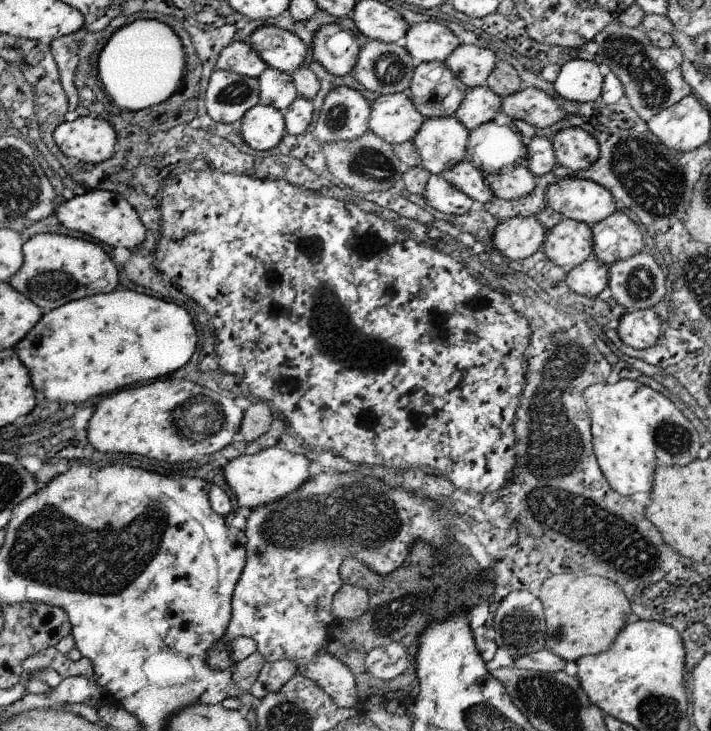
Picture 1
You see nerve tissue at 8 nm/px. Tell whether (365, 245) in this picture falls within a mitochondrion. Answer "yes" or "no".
no

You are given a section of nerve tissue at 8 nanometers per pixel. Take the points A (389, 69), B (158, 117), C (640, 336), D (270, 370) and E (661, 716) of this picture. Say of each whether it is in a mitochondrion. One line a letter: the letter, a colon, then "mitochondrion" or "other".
A: mitochondrion
B: other
C: other
D: other
E: mitochondrion

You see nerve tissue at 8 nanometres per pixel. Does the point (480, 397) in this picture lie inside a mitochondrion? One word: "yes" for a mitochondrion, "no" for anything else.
no

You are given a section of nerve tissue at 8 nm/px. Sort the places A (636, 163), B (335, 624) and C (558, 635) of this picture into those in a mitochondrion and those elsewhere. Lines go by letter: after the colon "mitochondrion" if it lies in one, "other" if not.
A: mitochondrion
B: other
C: mitochondrion

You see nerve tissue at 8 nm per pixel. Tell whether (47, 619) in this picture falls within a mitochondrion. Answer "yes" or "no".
no

